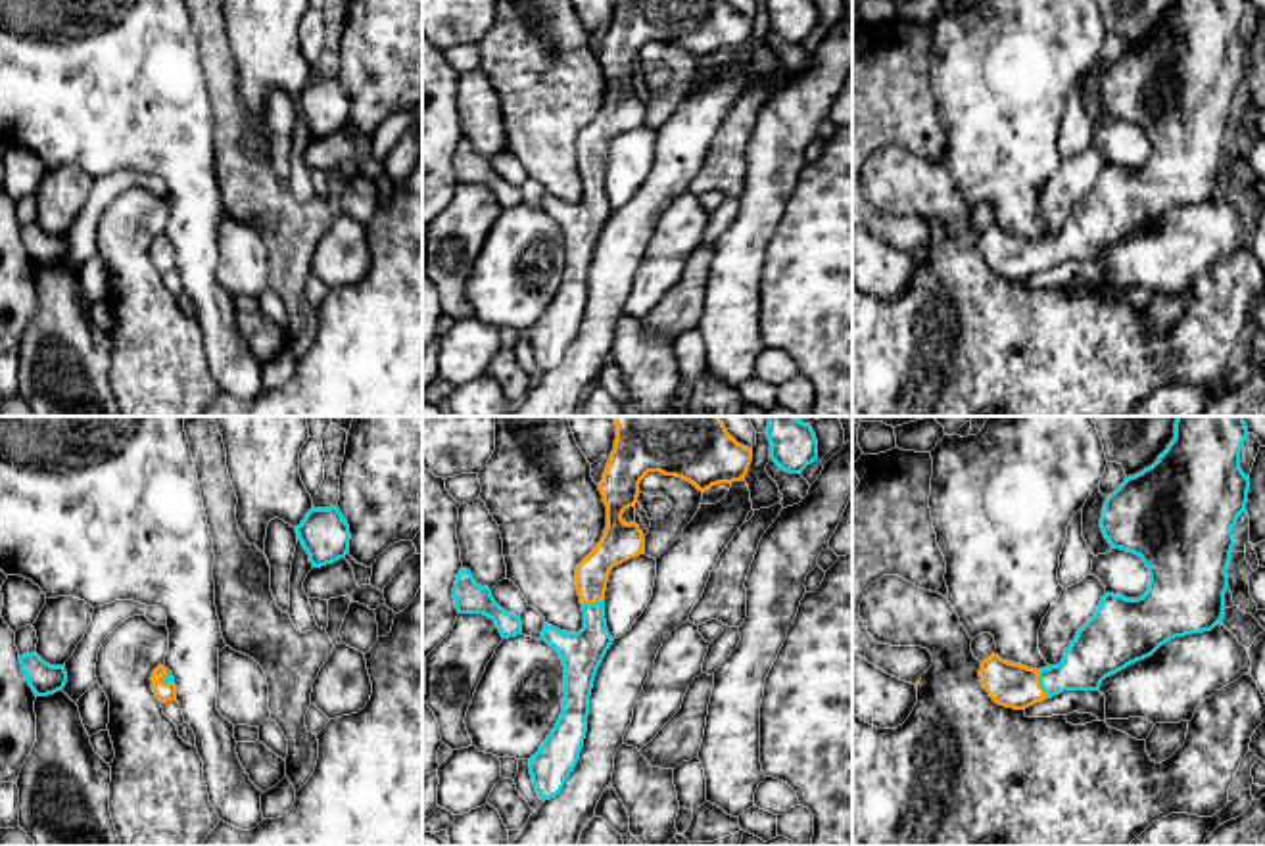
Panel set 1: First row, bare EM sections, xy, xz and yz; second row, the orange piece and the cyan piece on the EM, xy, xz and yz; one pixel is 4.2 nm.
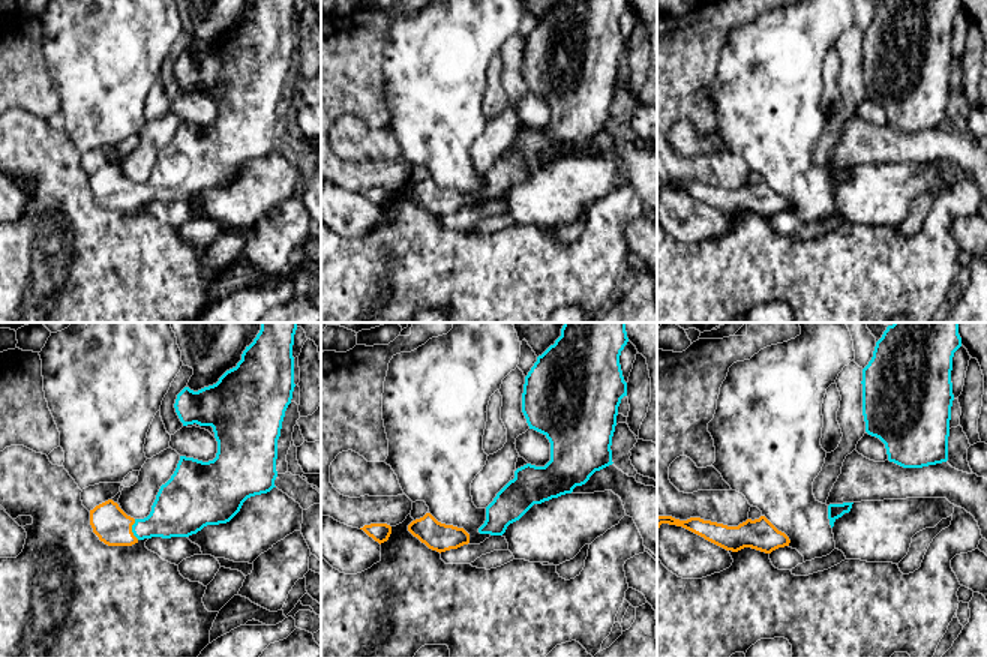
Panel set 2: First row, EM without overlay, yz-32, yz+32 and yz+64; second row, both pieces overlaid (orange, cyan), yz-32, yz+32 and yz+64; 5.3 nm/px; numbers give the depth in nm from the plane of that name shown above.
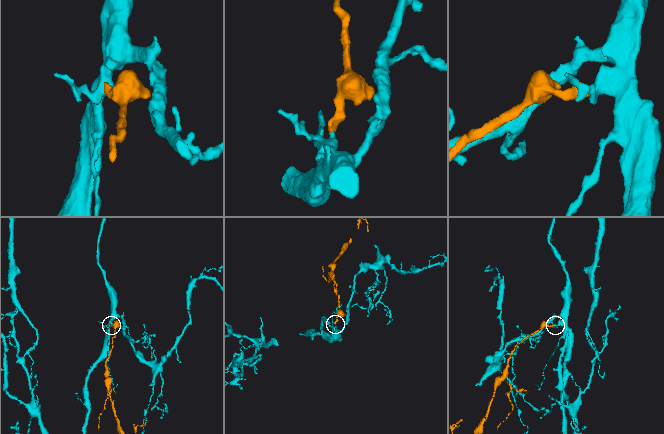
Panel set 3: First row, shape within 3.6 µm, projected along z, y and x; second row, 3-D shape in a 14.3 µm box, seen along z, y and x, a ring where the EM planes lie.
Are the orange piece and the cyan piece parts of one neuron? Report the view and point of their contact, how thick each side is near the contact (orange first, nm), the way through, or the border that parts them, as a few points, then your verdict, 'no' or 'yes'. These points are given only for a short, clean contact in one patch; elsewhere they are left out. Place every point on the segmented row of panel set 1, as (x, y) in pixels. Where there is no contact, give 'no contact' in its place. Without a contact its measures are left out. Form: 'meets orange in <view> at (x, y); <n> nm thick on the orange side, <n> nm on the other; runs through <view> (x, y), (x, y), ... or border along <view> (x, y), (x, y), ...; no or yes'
meets orange in yz at (1039, 683); 190 nm thick on the orange side, 200 nm on the other; runs through yz (1012, 685), (1039, 683), (1074, 674), (1091, 657); yes

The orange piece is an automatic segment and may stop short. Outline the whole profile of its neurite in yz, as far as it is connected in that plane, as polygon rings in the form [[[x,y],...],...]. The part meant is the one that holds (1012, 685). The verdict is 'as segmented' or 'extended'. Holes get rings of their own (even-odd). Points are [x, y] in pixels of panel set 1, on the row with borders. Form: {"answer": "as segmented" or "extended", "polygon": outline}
{"answer": "extended", "polygon": [[[1177,416],[1175,437],[1158,460],[1108,495],[1100,528],[1111,549],[1121,549],[1142,558],[1148,568],[1148,591],[1138,599],[1106,593],[1094,616],[1077,631],[1058,666],[1033,670],[991,654],[981,662],[979,677],[989,696],[1006,708],[1025,710],[1063,691],[1098,691],[1102,681],[1127,666],[1152,656],[1175,637],[1211,631],[1223,622],[1227,568],[1234,547],[1232,529],[1246,510],[1250,476],[1240,468],[1240,451],[1248,437],[1244,416]]]}

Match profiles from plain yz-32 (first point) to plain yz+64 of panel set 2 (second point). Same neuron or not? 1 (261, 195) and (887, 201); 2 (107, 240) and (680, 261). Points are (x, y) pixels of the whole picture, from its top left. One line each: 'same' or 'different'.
1: same
2: same

